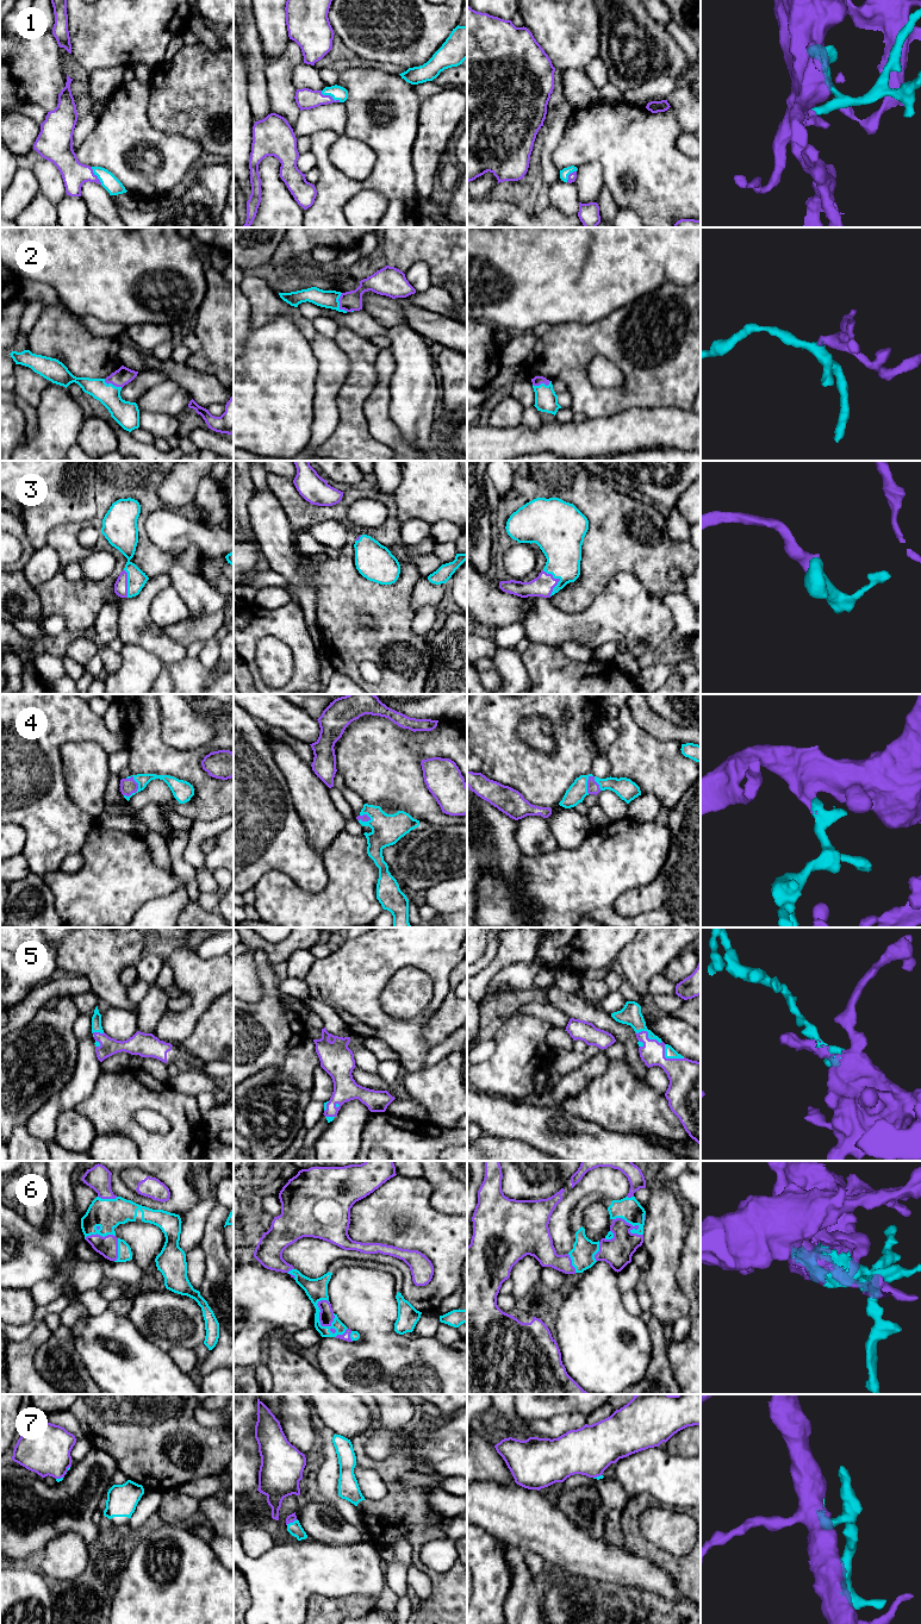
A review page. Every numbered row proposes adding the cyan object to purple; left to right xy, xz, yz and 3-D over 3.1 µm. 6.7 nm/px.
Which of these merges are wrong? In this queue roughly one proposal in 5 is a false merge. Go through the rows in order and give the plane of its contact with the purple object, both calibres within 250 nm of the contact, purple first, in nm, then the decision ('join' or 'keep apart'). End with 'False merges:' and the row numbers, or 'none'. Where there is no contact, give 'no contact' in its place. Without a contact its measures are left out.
1: xz | 140/100 nm | join
2: xz | 130/130 nm | join
3: yz | 140/280 nm | join
4: yz | 80/120 nm | join
5: yz | 160/140 nm | join
6: xz | 100/150 nm | join
7: xz | 60/90 nm | join
False merges: none

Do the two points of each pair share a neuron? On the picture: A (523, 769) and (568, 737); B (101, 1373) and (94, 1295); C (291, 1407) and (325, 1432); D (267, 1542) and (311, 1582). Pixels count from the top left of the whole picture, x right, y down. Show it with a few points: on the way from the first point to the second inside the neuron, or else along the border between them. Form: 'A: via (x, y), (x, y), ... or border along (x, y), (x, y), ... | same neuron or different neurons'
A: via (536, 769), (546, 769), (565, 750) | same neuron
B: border along (107, 1307), (98, 1315), (88, 1315) | different neurons
C: border along (316, 1422), (318, 1440) | different neurons
D: border along (275, 1543), (257, 1556), (249, 1556), (246, 1553) | different neurons

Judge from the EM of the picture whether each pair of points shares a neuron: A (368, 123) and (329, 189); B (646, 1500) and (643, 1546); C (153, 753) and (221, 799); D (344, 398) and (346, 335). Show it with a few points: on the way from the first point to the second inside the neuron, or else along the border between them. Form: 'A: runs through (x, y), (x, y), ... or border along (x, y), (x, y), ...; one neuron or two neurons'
A: runs through (347, 132), (335, 136), (324, 147), (325, 168); one neuron
B: runs through (635, 1511), (633, 1513), (633, 1535); one neuron
C: runs through (169, 761), (186, 766), (204, 784); one neuron
D: runs through (358, 382), (358, 350); one neuron

